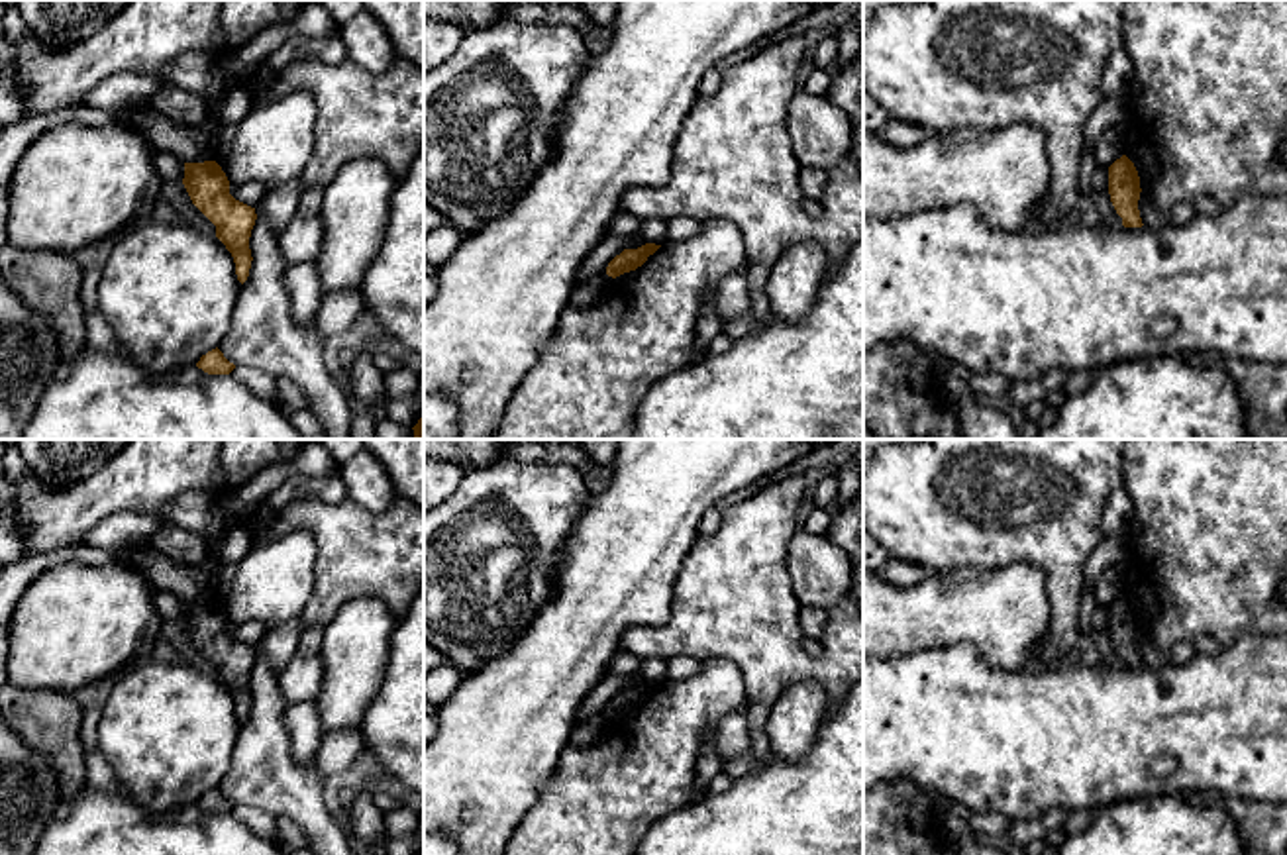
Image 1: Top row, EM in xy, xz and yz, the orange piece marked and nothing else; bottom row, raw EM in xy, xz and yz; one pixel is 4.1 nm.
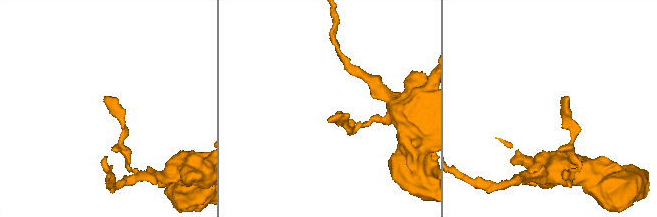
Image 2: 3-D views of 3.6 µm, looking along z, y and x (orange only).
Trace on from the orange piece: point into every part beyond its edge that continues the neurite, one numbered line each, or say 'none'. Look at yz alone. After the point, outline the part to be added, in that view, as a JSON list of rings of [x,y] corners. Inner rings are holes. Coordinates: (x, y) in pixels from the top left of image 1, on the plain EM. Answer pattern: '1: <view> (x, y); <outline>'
none

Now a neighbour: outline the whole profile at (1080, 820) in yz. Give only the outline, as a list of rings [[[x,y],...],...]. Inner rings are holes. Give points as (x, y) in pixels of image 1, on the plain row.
[[[1077,810],[1067,816],[1061,830],[1069,835],[1075,835],[1091,826],[1095,812],[1091,810]]]

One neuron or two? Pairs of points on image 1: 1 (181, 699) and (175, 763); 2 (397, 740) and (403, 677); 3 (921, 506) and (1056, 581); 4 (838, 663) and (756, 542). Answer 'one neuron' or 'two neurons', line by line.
1: one neuron
2: one neuron
3: one neuron
4: one neuron

